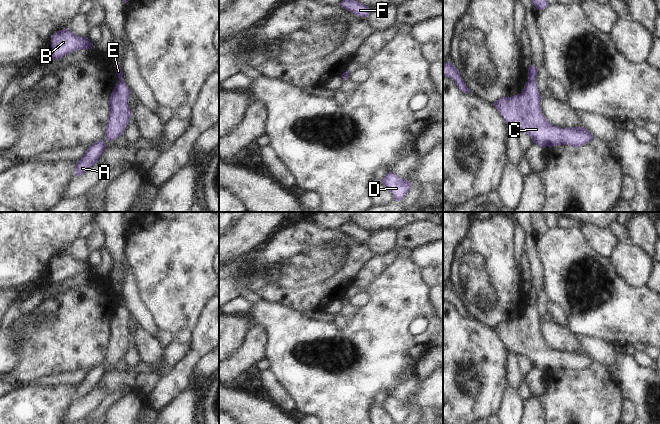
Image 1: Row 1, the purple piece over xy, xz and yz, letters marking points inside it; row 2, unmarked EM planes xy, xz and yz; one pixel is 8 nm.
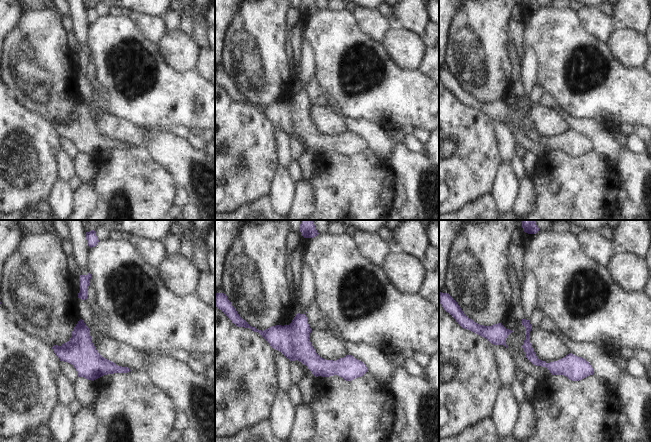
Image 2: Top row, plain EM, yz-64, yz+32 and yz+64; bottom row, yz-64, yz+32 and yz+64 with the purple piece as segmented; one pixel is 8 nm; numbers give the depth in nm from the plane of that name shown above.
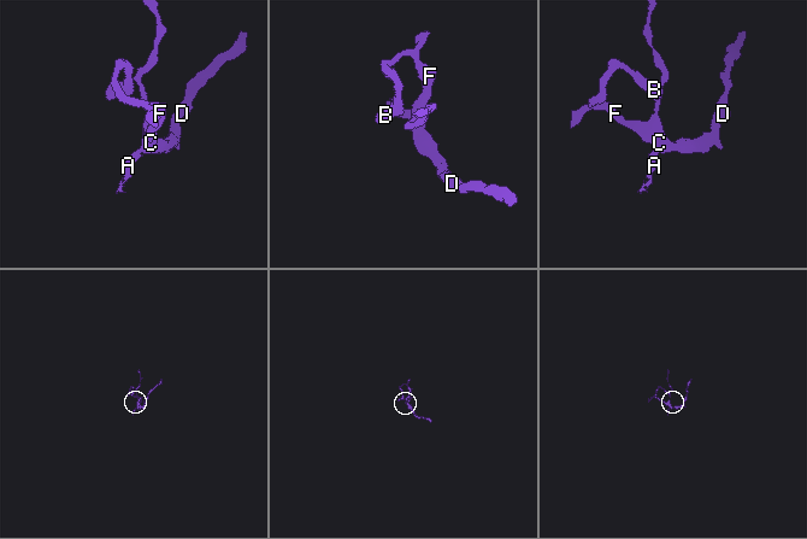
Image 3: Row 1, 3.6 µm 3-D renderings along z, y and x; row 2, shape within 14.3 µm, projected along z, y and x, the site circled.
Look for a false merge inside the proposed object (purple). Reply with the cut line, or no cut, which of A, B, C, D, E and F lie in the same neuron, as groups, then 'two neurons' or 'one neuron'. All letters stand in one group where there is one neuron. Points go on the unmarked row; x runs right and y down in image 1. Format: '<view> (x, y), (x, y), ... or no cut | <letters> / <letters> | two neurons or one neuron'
no cut | A B C D E F | one neuron

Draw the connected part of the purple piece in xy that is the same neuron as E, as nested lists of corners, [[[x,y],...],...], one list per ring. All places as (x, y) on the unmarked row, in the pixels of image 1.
[[[115,287],[116,297],[119,305],[116,307],[109,322],[109,339],[105,353],[106,364],[108,366],[123,359],[132,336],[128,331],[128,322],[131,314],[123,305],[123,296],[119,287]]]

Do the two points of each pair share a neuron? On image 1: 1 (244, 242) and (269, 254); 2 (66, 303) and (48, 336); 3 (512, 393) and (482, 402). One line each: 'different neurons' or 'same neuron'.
1: different neurons
2: same neuron
3: different neurons

